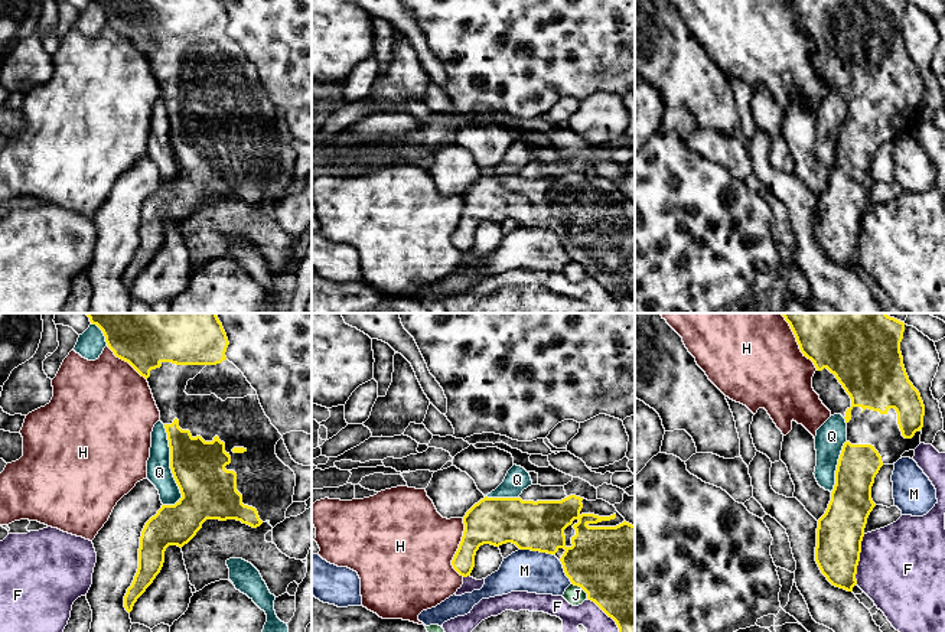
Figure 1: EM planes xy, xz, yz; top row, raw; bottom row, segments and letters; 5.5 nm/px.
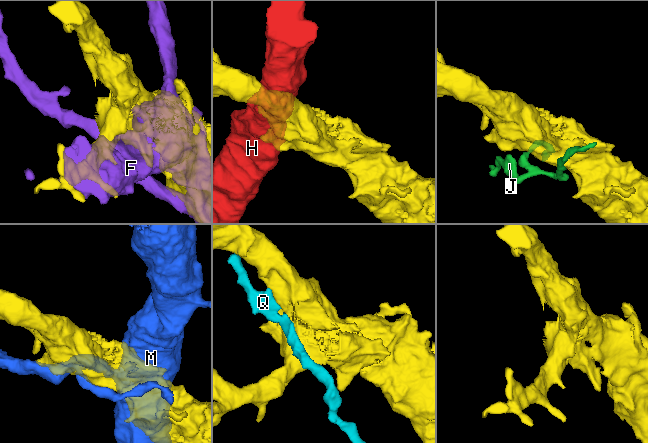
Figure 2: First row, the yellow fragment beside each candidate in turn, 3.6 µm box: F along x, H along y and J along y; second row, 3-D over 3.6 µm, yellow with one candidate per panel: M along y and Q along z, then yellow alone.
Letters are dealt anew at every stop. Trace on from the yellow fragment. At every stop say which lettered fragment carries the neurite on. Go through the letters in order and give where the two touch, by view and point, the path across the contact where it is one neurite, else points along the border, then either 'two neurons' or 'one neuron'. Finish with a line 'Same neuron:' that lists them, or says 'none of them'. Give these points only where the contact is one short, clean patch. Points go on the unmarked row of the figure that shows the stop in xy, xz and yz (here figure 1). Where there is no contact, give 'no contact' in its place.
F: meets yellow in yz at (859, 235); two neurons
H: meets yellow in xz at (459, 224); two neurons
J: meets yellow in xz at (582, 264); two neurons
M: meets yellow in xz at (537, 227); two neurons
Q: meets yellow in xy at (170, 142); one neuron
Same neuron: Q

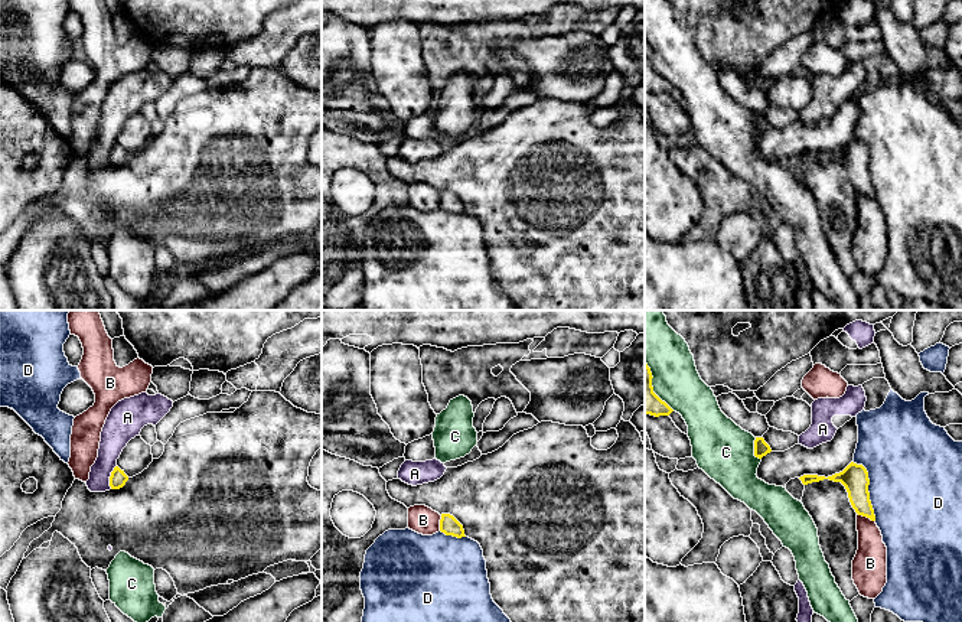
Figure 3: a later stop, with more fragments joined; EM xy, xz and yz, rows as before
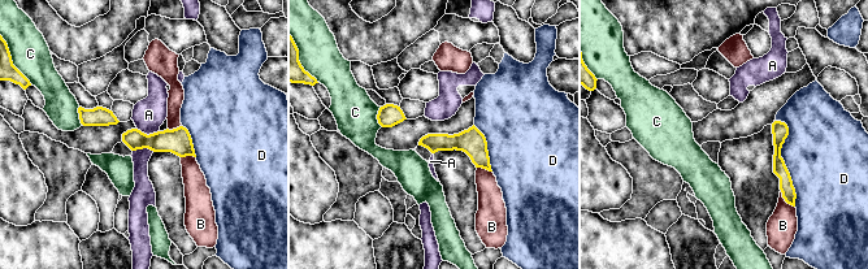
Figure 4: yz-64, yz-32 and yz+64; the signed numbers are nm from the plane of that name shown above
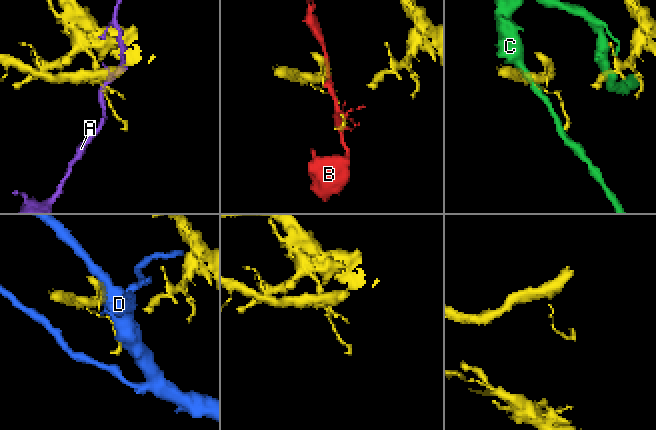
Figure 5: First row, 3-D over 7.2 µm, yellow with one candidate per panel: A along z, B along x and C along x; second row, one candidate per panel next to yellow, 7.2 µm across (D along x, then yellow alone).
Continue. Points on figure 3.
A: meets yellow in xy at (110, 153); border along xy (116, 142), (110, 153), (110, 165); two neurons
B: meets yellow in yz at (866, 192); two neurons
C: meets yellow in yz at (755, 126); two neurons
D: meets yellow in yz at (867, 165); two neurons
Same neuron: none of them

